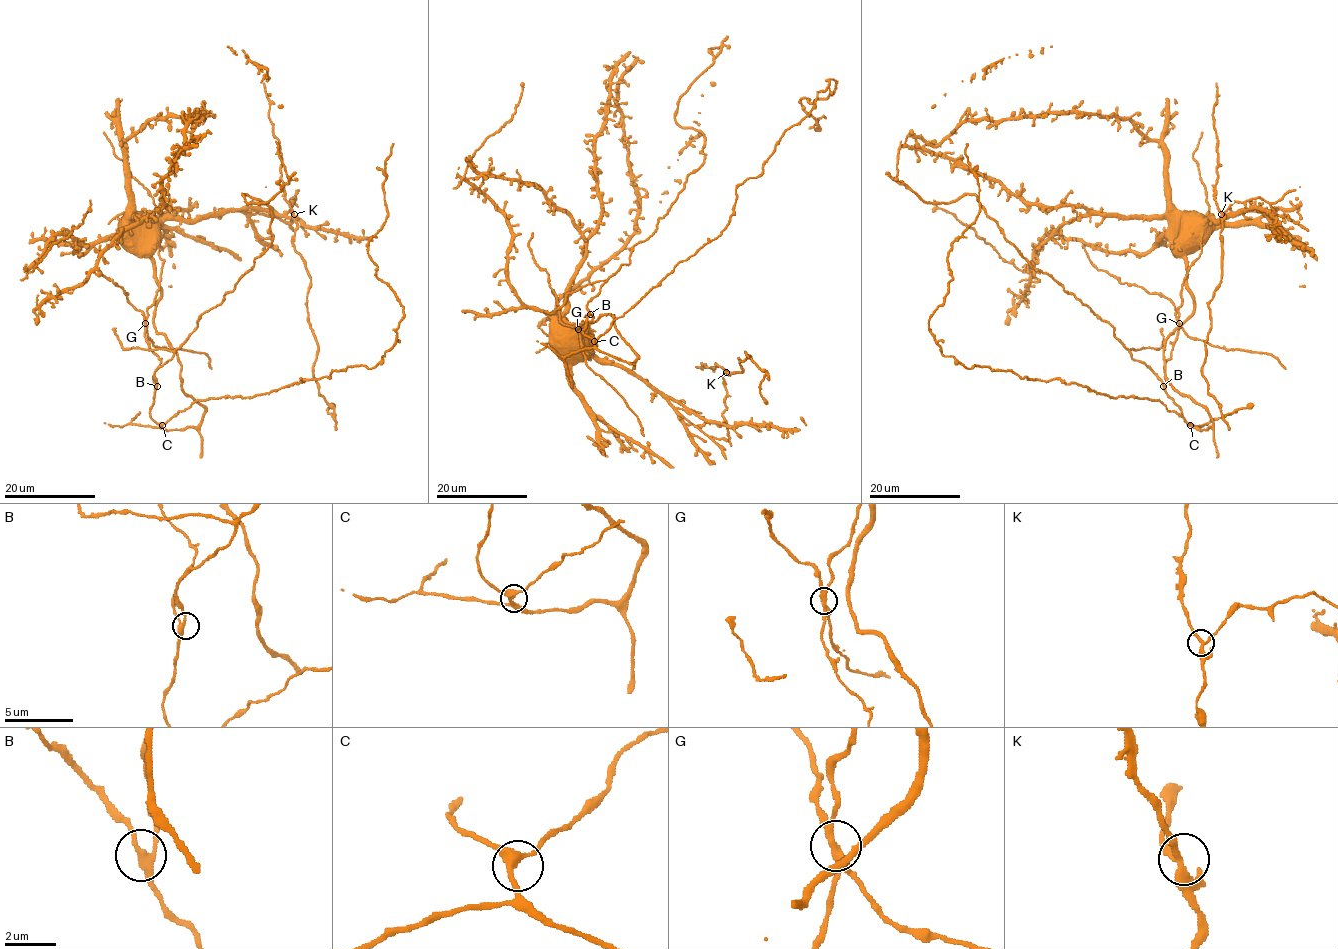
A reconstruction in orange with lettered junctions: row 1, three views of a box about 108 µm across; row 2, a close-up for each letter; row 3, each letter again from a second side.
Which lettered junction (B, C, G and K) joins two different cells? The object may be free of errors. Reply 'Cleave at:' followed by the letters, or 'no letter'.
Cleave at: G

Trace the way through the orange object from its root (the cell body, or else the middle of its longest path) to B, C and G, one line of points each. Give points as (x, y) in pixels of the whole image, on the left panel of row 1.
B: (147, 233), (156, 225), (152, 261), (160, 289), (147, 309), (145, 339), (161, 361), (154, 373), (157, 386)
C: (147, 233), (156, 225), (152, 261), (160, 289), (147, 309), (145, 339), (161, 361), (149, 414), (162, 425)
G: (147, 233), (156, 225), (152, 261), (160, 289), (147, 309), (145, 323)

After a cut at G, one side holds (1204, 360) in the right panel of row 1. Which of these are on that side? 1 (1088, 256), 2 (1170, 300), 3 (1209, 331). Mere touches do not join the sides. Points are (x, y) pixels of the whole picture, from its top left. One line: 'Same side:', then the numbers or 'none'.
Same side: 3

